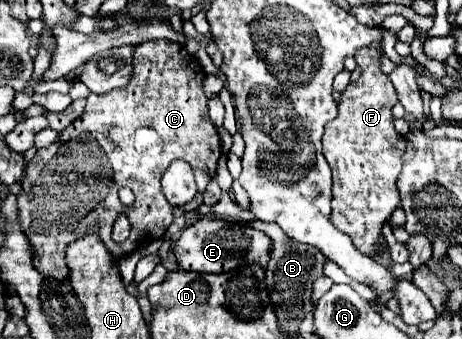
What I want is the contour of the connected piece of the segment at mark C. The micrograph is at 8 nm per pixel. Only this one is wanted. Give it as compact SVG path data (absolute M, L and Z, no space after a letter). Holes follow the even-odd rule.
M150 41L136 45L134 75L128 87L118 89L116 93L91 93L86 101L84 115L70 127L66 127L56 143L36 151L34 159L24 171L22 191L18 195L18 223L22 225L26 237L30 237L30 243L34 245L34 269L56 281L66 281L70 279L70 269L64 257L66 245L70 241L76 241L86 233L98 233L110 255L114 259L120 259L124 255L130 255L132 251L138 251L138 247L142 245L162 239L164 231L170 227L174 217L184 215L180 211L198 209L202 205L202 193L216 175L218 159L222 155L220 135L208 117L208 99L202 91L204 77L204 69L200 75L200 63L190 53L186 55L184 45L170 41ZM176 159L182 159L192 167L198 187L194 199L180 207L172 207L166 201L160 185L164 171ZM122 187L130 187L136 195L136 205L130 209L124 207L118 199L118 189ZM120 213L124 213L130 221L130 237L126 243L114 243L110 239L112 225Z

